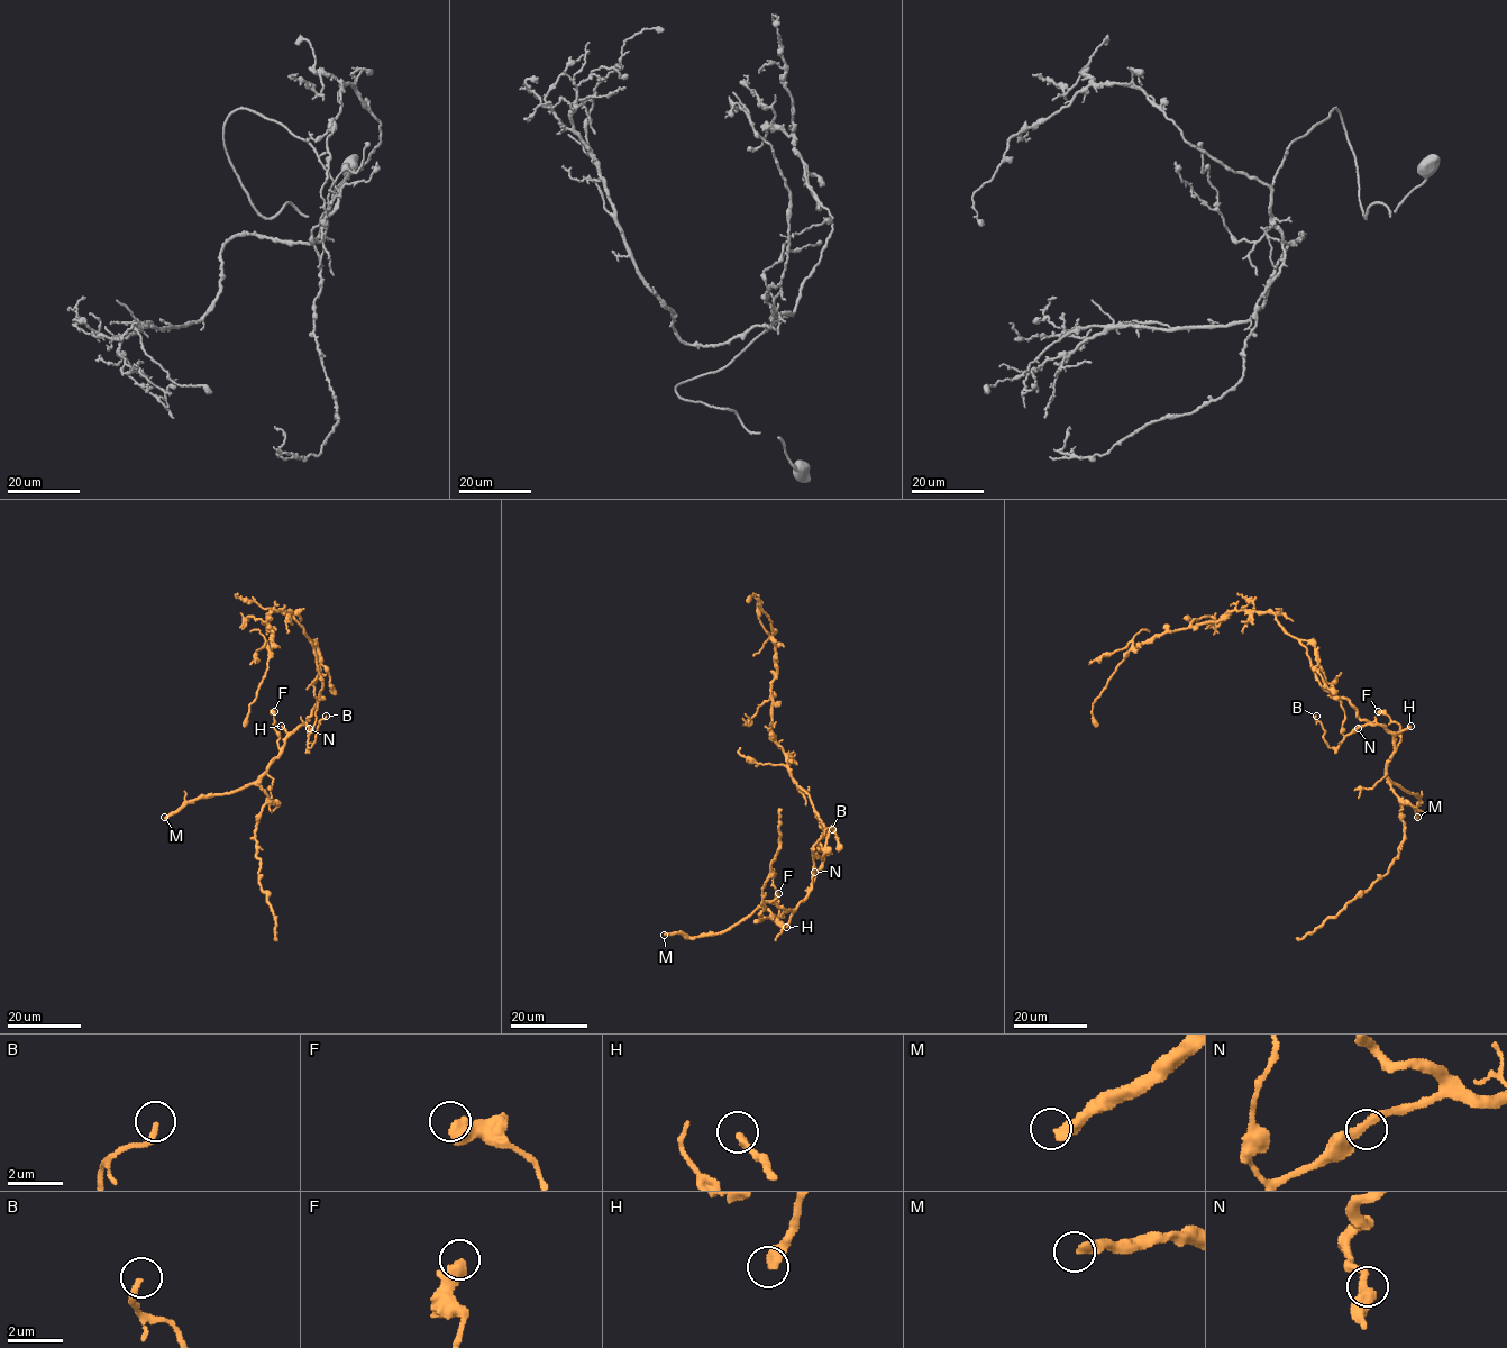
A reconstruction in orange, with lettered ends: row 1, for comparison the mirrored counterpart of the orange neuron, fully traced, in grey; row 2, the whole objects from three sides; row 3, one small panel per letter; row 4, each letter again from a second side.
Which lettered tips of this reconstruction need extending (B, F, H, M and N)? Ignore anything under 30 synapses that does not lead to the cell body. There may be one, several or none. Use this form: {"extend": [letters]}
{"extend": ["H", "M"]}

